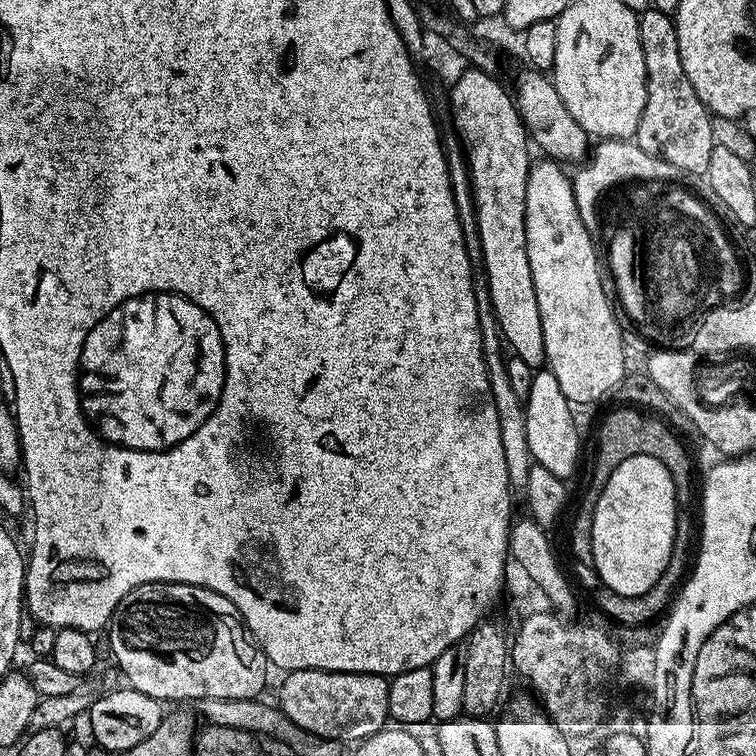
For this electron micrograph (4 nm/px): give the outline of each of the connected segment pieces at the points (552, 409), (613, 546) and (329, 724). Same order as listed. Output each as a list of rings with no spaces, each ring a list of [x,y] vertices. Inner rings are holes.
[[[550,370],[543,371],[537,371],[533,375],[529,396],[523,405],[524,440],[528,443],[528,452],[535,463],[568,482],[580,464],[580,432],[576,429],[575,418],[572,417],[573,405],[562,394],[558,378],[554,378]]]
[[[638,454],[627,458],[612,474],[600,492],[593,516],[593,550],[590,564],[600,575],[599,583],[614,594],[644,595],[658,582],[660,576],[674,559],[672,547],[676,544],[676,494],[674,478],[670,470],[658,458]]]
[[[294,670],[283,677],[278,707],[310,734],[341,742],[359,742],[389,723],[388,680],[365,672]]]

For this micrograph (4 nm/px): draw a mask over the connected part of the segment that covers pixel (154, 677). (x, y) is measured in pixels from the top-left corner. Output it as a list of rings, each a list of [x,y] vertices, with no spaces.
[[[143,584],[114,610],[106,631],[110,636],[112,660],[124,671],[131,687],[161,702],[198,699],[257,699],[268,680],[268,657],[252,639],[240,612],[222,594],[193,584]]]

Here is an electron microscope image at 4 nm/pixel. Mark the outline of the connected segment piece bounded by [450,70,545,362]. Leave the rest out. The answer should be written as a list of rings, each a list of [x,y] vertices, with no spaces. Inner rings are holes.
[[[464,70],[455,77],[452,89],[452,116],[468,155],[468,176],[472,179],[472,200],[476,203],[476,232],[480,235],[480,256],[484,259],[484,280],[488,283],[488,300],[496,315],[496,324],[512,347],[511,355],[527,362],[543,361],[544,335],[542,318],[538,310],[538,298],[534,290],[534,278],[530,274],[530,258],[526,254],[526,182],[530,171],[528,164],[529,136],[520,120],[513,97],[499,84],[493,75],[479,70]]]

